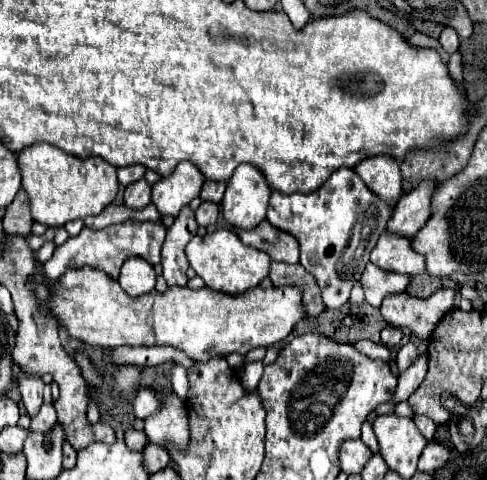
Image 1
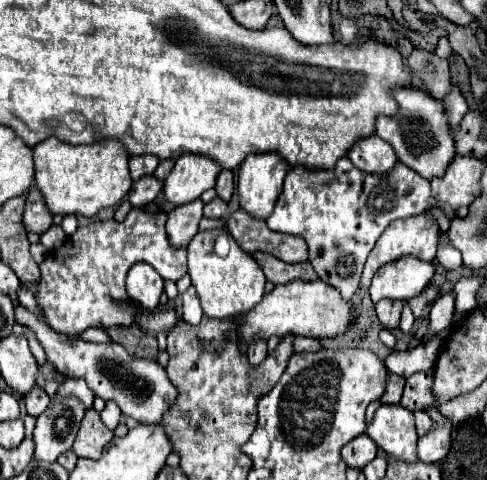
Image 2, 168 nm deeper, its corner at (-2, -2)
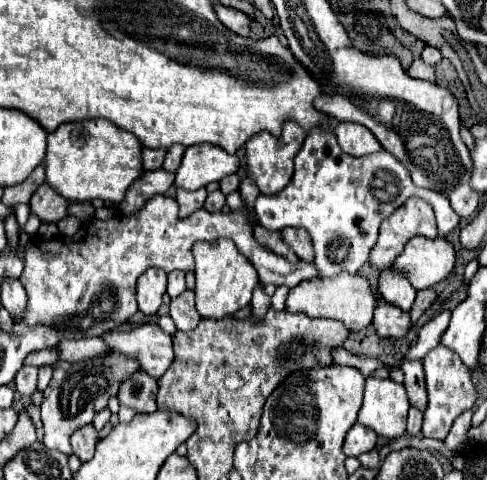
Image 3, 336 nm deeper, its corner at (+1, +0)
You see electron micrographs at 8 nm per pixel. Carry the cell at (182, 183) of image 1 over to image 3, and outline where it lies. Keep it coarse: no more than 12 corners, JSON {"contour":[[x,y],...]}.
{"contour":[[213,144],[189,146],[175,188],[199,190],[235,174],[237,156]]}

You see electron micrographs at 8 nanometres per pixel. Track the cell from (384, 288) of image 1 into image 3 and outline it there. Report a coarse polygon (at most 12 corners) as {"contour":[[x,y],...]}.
{"contour":[[415,236],[391,264],[415,290],[447,278],[455,250]]}

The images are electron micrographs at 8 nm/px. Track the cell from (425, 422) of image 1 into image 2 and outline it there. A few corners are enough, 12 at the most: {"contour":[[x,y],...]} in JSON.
{"contour":[[422,410],[414,412],[416,432],[424,436],[432,426],[432,418]]}

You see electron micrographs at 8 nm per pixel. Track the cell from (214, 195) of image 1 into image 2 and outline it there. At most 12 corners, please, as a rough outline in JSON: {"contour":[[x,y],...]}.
{"contour":[[224,170],[218,176],[216,192],[222,200],[234,194],[234,174]]}

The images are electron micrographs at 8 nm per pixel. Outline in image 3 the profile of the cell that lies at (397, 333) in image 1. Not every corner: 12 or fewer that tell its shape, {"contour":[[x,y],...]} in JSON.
{"contour":[[381,272],[379,292],[409,312],[415,290],[403,276]]}

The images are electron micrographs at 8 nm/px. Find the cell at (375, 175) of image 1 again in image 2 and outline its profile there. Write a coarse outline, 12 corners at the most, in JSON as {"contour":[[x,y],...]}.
{"contour":[[378,136],[358,138],[348,150],[356,168],[388,172],[398,162]]}

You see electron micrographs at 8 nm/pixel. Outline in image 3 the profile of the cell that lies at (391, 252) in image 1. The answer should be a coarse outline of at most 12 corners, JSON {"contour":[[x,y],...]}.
{"contour":[[407,200],[383,220],[369,252],[375,272],[387,268],[413,236],[437,236],[433,208]]}

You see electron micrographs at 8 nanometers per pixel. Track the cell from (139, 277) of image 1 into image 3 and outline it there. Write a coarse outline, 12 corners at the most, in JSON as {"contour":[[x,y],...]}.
{"contour":[[147,268],[137,280],[139,310],[157,314],[167,274]]}

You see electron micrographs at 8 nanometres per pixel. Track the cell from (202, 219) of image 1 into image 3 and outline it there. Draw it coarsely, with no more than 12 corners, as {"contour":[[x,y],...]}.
{"contour":[[215,190],[207,196],[203,208],[219,212],[225,206],[225,194]]}

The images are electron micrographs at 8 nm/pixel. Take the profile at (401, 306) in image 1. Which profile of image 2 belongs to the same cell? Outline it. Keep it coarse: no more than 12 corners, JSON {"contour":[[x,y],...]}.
{"contour":[[380,300],[378,320],[388,330],[398,328],[400,300]]}

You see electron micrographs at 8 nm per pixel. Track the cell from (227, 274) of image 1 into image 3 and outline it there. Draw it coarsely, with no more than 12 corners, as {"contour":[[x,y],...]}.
{"contour":[[233,240],[193,244],[203,318],[251,304],[259,276]]}

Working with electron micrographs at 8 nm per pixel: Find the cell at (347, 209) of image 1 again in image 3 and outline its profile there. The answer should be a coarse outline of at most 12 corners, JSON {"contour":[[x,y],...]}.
{"contour":[[311,130],[291,182],[255,200],[265,228],[305,228],[319,278],[357,274],[409,198],[459,226],[387,150],[353,158]]}

